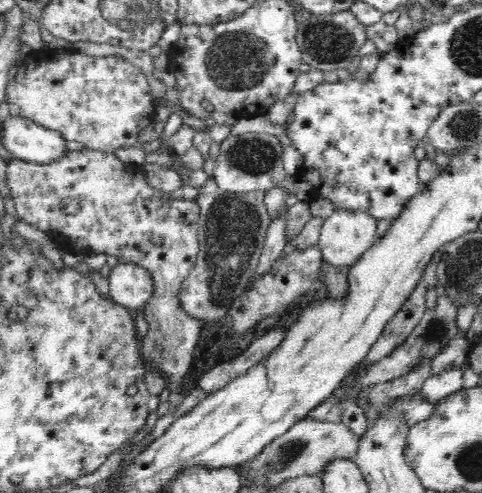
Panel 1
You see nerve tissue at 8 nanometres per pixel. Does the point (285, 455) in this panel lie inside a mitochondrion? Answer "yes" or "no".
yes

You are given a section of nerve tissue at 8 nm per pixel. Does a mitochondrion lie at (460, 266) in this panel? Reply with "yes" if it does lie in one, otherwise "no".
yes

